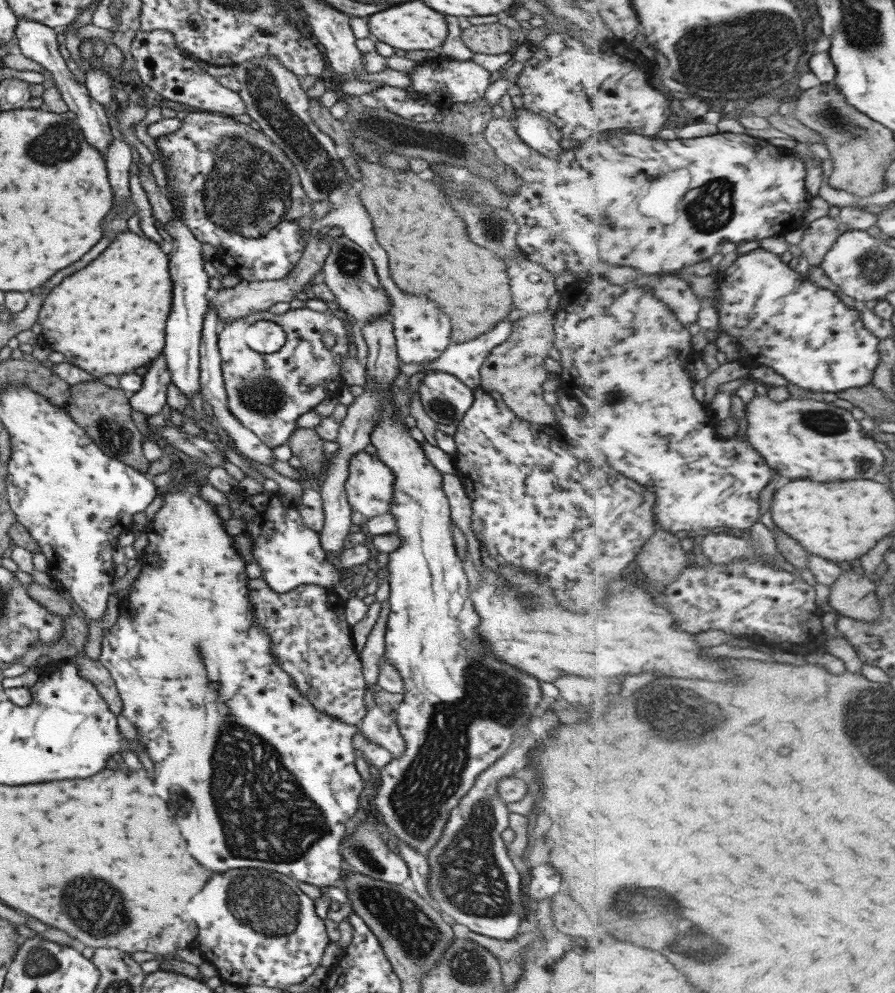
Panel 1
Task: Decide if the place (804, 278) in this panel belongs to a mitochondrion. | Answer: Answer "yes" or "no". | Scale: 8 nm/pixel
no

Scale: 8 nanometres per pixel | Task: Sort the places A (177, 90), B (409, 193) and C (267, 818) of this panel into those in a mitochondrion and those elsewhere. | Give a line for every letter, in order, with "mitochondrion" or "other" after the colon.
A: other
B: other
C: mitochondrion

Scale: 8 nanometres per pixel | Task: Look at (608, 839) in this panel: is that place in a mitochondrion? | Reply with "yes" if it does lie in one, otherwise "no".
no

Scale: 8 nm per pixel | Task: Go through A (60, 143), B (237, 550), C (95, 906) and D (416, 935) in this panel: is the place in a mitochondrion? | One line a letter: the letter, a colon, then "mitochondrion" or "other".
A: mitochondrion
B: other
C: mitochondrion
D: mitochondrion

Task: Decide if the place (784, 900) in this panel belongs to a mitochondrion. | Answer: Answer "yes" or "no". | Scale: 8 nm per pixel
no

